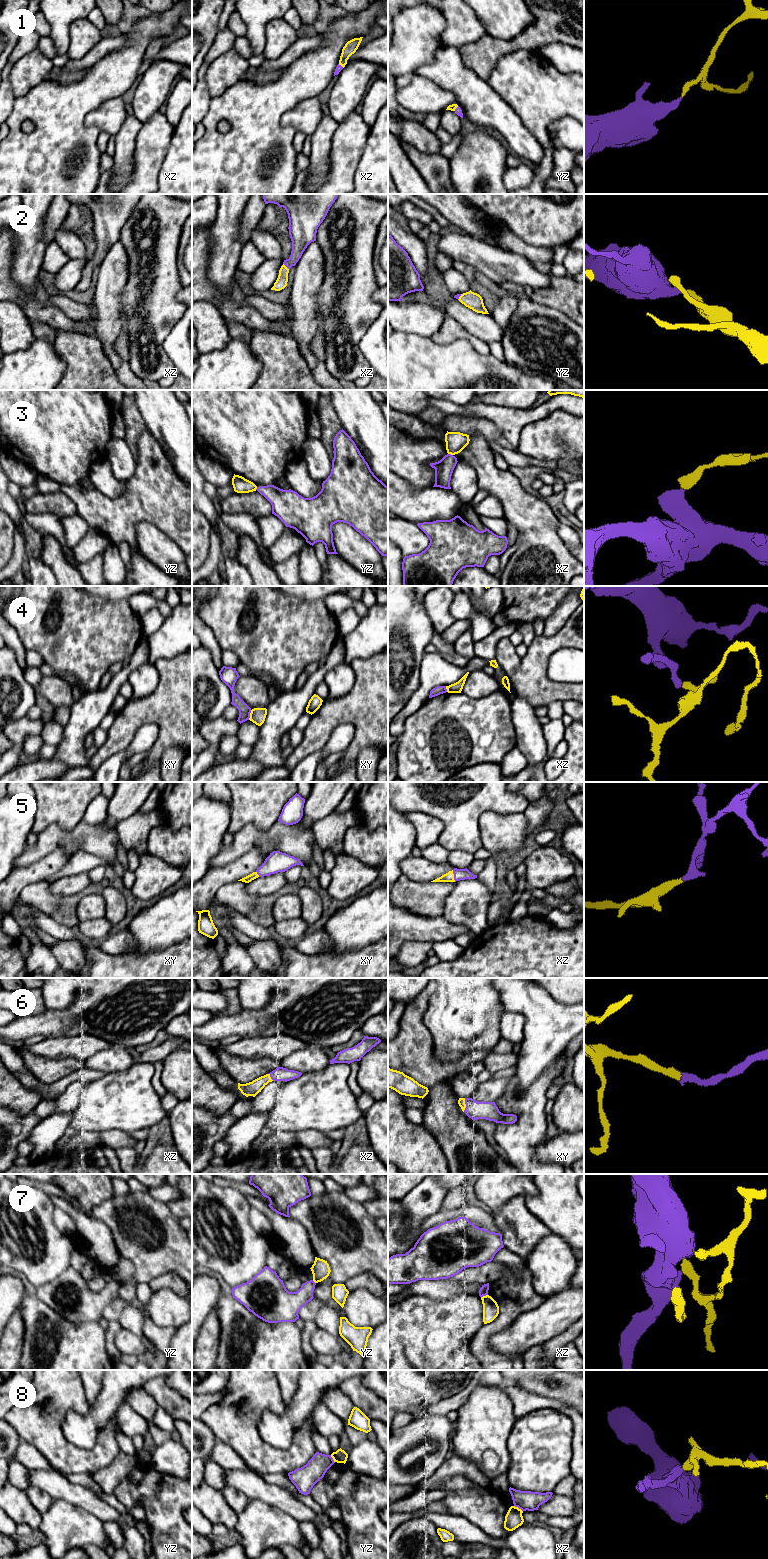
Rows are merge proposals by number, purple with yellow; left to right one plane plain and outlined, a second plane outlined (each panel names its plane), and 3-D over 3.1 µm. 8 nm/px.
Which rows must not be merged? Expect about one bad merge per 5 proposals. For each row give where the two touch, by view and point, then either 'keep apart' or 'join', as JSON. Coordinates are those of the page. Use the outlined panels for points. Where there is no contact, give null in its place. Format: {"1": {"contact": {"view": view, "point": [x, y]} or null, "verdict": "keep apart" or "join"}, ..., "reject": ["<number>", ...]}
{"1": {"contact": {"view": "xz", "point": [340, 65]}, "verdict": "join"}, "2": {"contact": {"view": "xz", "point": [286, 266]}, "verdict": "join"}, "3": {"contact": {"view": "xz", "point": [450, 454]}, "verdict": "keep apart"}, "4": {"contact": {"view": "xy", "point": [249, 715]}, "verdict": "keep apart"}, "5": {"contact": {"view": "xz", "point": [454, 876]}, "verdict": "join"}, "6": {"contact": {"view": "xy", "point": [466, 1105]}, "verdict": "join"}, "7": {"contact": {"view": "xz", "point": [484, 1295]}, "verdict": "keep apart"}, "8": {"contact": {"view": "xz", "point": [518, 1507]}, "verdict": "keep apart"}, "reject": ["3", "4", "7", "8"]}

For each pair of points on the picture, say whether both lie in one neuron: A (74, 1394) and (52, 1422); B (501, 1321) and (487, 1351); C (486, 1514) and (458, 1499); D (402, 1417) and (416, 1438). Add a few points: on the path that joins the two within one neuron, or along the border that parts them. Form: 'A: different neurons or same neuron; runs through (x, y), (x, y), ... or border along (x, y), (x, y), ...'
A: same neuron; runs through (67, 1401), (53, 1415)
B: same neuron; runs through (493, 1328), (485, 1336), (485, 1343)
C: same neuron; runs through (479, 1507), (465, 1500)
D: different neurons; border along (413, 1419), (398, 1429)

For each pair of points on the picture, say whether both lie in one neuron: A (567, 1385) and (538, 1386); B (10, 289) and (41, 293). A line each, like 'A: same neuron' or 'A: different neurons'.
A: same neuron
B: different neurons

